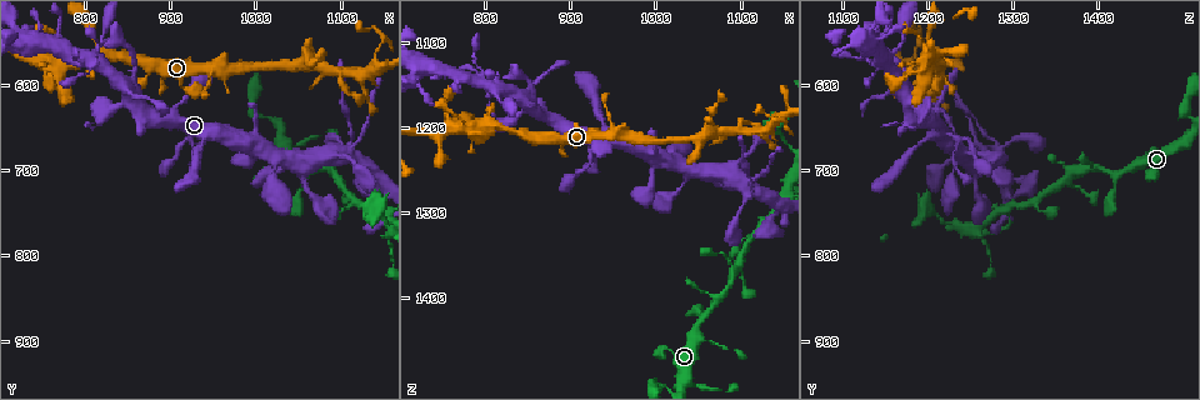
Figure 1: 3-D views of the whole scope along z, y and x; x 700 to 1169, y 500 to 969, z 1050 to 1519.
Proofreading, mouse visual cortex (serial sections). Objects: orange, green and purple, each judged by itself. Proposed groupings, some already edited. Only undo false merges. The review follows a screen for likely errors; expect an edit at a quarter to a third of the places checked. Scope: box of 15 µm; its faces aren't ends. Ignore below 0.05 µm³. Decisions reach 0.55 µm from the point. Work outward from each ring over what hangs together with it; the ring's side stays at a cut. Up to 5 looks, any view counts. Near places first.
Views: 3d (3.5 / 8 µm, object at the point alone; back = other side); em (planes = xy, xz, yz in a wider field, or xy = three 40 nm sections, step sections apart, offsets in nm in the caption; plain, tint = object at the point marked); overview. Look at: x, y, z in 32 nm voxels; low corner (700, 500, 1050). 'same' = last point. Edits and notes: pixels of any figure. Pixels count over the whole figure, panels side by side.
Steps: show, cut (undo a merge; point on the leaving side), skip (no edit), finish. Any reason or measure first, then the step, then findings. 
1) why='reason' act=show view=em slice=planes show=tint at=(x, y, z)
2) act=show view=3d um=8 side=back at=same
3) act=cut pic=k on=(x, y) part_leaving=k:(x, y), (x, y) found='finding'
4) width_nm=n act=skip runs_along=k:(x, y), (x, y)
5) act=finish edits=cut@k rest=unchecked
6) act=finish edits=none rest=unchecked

why='branch point' act=show view=3d um=8 side=back at=(950, 580, 1210)

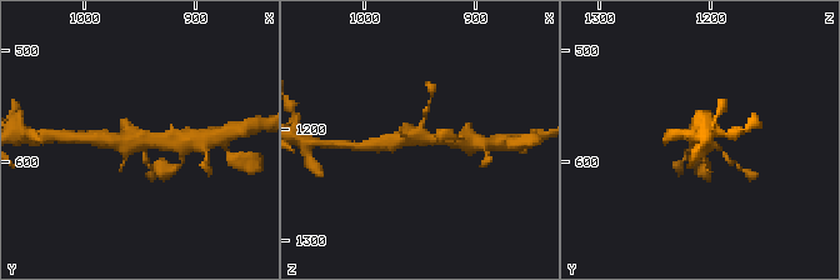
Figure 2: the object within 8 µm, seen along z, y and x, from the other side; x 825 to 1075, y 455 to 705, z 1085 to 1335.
act=show view=3d um=3.5 at=(950, 580, 1210)

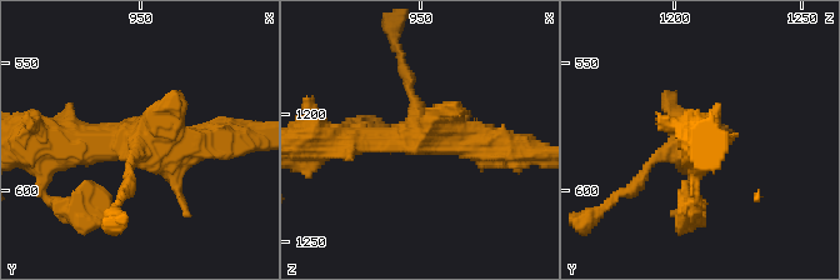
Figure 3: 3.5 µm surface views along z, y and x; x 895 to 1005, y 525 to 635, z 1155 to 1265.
act=show view=em slice=xy step=5 show=tint at=(951, 581, 1209)

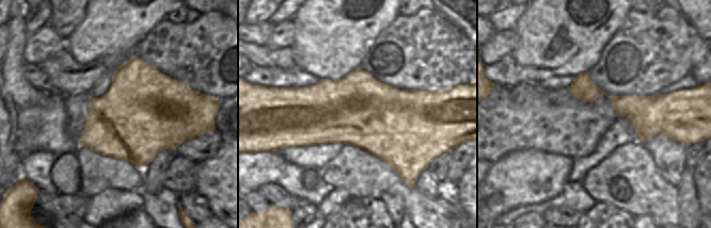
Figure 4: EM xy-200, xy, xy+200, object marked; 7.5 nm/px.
width_nm=550 act=skip runs_along=4:(571, 87), (601, 92), (640, 110), (661, 130) found='one cell here'

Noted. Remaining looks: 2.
why='narrows sharply' act=show view=3d um=3.5 at=(1110, 675, 1275)

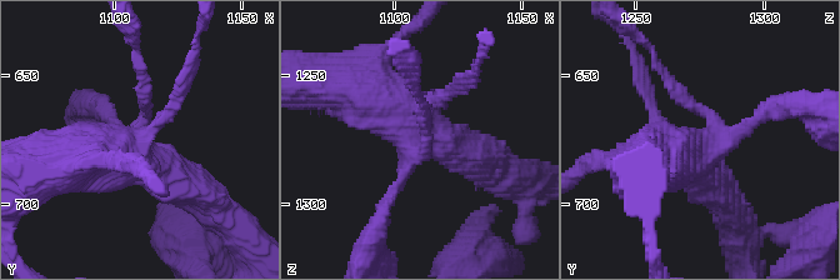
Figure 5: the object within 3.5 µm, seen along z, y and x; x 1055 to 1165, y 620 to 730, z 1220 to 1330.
act=show view=em slice=xy step=2 show=tint at=(1107, 676, 1279)

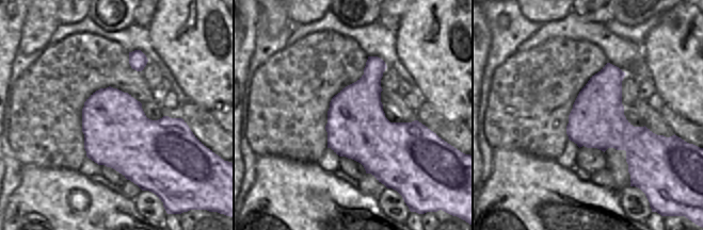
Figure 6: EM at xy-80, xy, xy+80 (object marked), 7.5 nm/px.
act=skip found='one cell here'

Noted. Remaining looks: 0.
act=finish edits=none rest=unchecked

